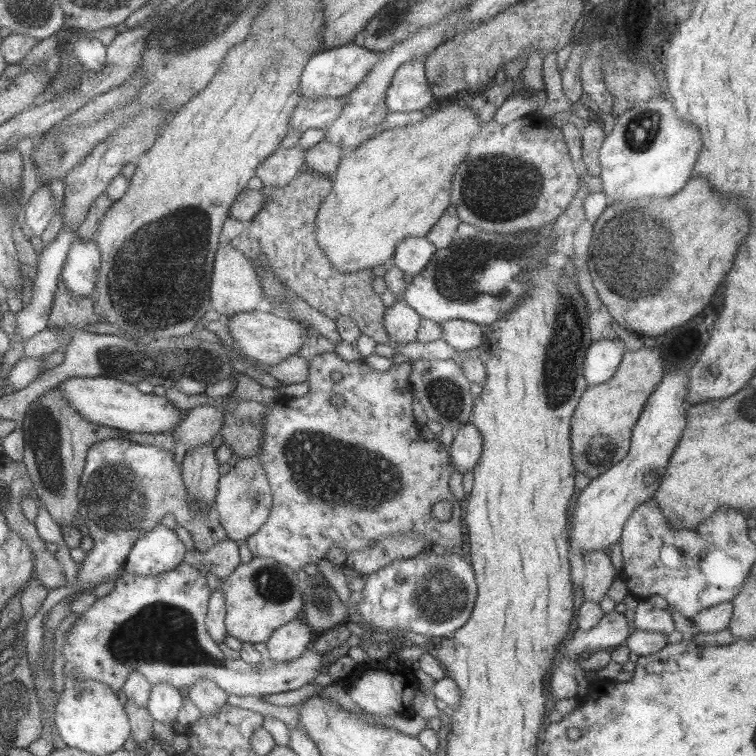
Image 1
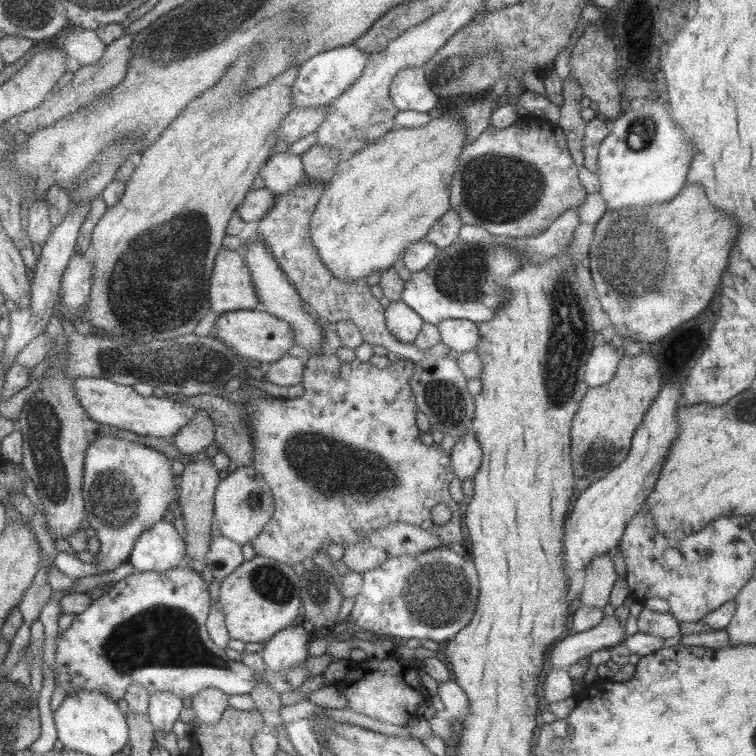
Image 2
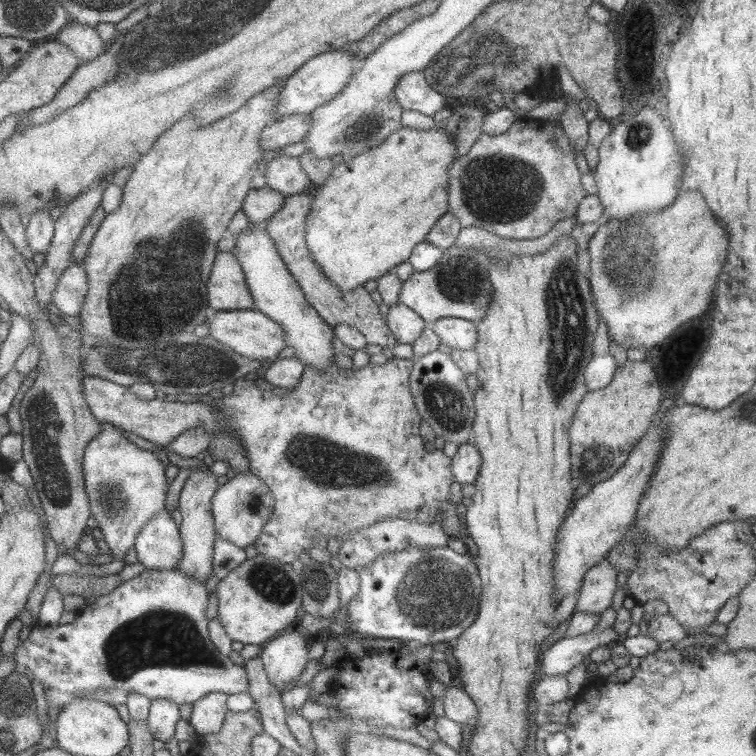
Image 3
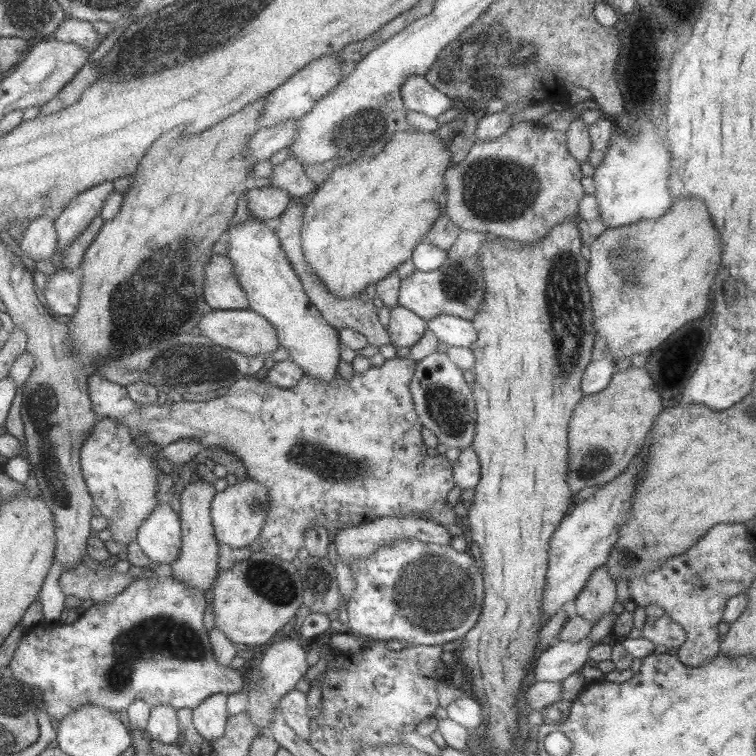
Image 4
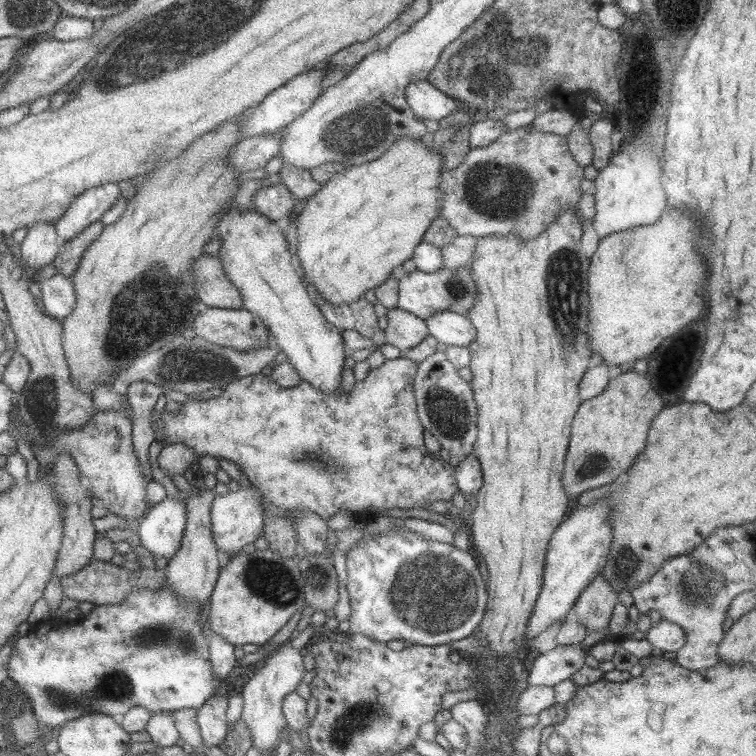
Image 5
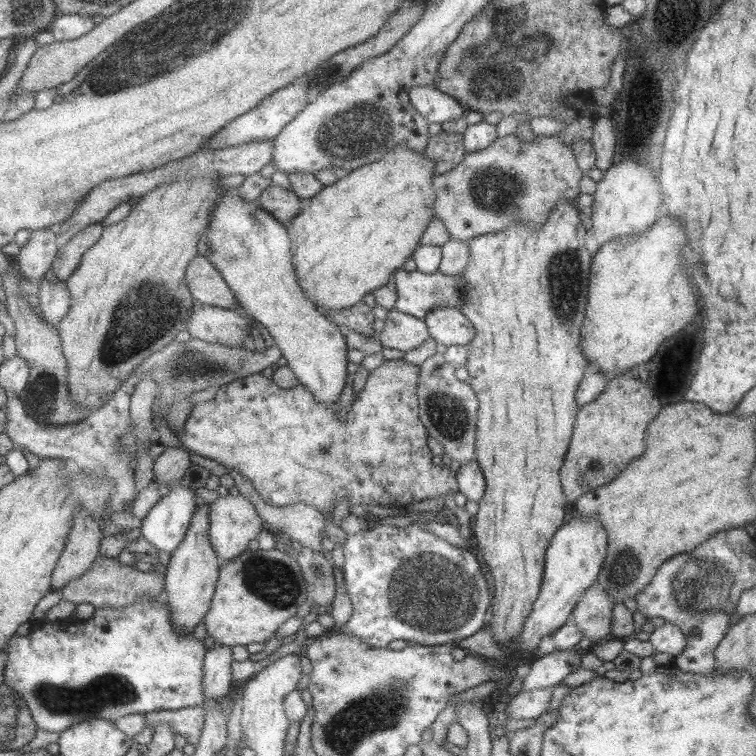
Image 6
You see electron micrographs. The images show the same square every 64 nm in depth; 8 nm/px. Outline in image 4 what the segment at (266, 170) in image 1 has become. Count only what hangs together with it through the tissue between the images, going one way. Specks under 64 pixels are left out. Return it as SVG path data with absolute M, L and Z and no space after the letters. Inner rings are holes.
M290 157L272 166L269 184L272 187L283 189L293 198L299 199L307 199L317 187L305 175L305 171L301 168L301 162L297 158Z

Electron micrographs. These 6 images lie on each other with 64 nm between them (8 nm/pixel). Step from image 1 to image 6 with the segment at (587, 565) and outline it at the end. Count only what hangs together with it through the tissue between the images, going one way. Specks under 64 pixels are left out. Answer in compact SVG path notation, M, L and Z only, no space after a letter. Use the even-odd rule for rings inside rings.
M596 583L589 586L575 604L570 620L581 630L582 638L587 638L592 645L610 633L613 604L613 598Z

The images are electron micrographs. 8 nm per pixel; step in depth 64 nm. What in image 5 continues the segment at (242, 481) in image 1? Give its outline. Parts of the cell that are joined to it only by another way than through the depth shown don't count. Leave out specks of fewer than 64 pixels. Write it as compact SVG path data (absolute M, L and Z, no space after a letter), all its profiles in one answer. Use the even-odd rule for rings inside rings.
M255 486L239 488L235 492L227 492L221 496L215 494L210 507L213 542L224 554L240 552L245 545L255 542L255 539L262 534L263 513L259 490Z

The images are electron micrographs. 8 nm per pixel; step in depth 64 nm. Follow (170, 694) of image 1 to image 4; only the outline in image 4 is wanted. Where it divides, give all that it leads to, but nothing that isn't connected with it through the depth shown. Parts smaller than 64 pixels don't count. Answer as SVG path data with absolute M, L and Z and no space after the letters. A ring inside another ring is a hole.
M168 705L151 707L145 730L150 740L163 744L176 742L180 734L176 709Z

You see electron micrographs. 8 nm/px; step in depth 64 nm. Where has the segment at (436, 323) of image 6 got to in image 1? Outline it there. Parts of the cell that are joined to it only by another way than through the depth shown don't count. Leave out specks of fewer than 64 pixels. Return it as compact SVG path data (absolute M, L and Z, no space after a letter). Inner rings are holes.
M449 319L440 324L441 338L458 352L472 350L481 343L482 325L468 320Z

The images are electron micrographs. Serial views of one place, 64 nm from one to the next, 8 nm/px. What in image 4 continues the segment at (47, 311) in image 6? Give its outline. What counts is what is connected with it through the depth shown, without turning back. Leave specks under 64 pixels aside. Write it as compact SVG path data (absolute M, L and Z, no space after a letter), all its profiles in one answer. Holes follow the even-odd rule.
M61 269L51 274L42 291L50 314L54 317L73 315L78 305L79 290L80 276L77 271Z

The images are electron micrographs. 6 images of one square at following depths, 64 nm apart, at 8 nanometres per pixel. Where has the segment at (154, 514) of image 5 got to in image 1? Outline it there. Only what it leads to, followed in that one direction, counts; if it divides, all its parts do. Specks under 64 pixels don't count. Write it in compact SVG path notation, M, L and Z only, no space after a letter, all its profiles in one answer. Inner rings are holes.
M157 523L130 548L123 568L127 573L149 576L175 568L185 556L185 546L175 531Z

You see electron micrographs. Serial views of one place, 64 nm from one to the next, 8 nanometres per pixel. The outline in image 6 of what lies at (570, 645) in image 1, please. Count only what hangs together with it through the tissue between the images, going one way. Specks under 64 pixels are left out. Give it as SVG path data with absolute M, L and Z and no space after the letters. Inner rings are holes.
M554 649L551 653L535 660L522 681L521 691L553 688L570 672L581 666L579 650Z

